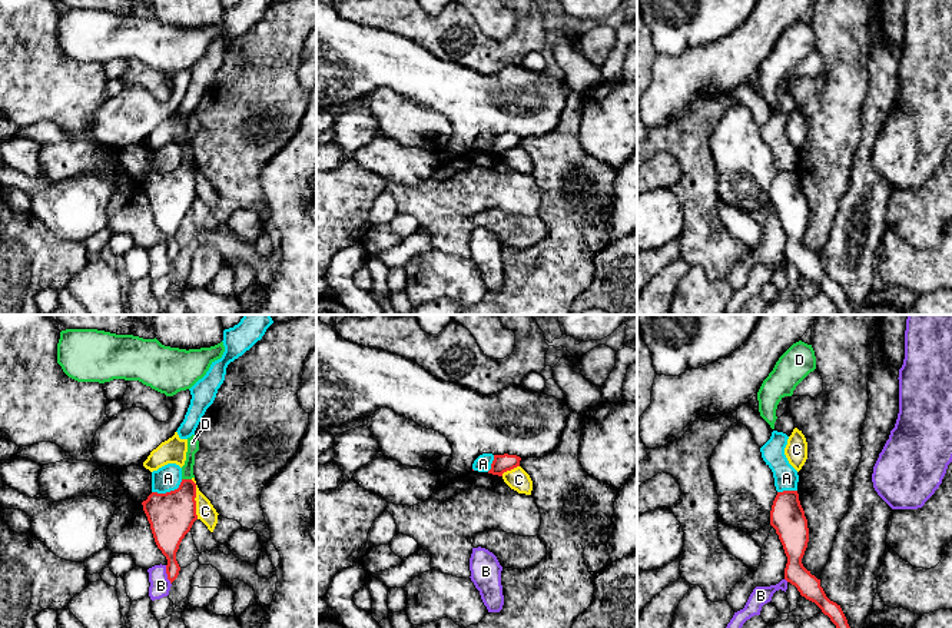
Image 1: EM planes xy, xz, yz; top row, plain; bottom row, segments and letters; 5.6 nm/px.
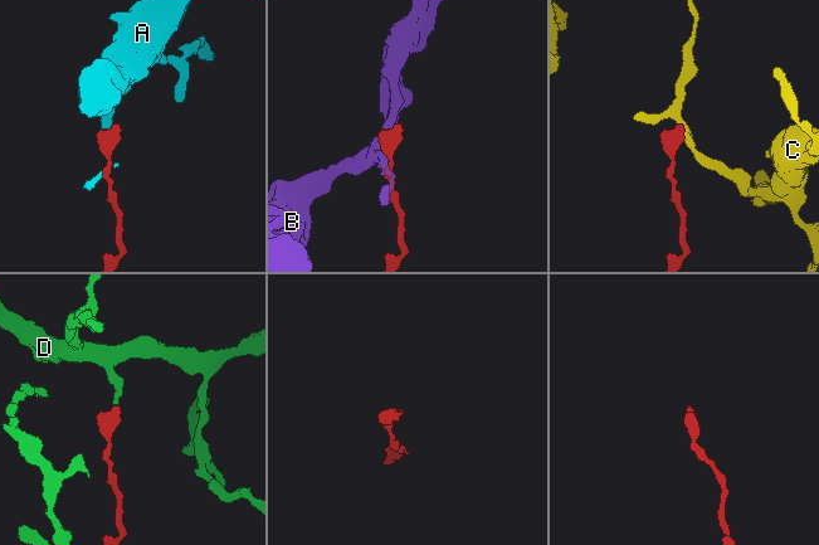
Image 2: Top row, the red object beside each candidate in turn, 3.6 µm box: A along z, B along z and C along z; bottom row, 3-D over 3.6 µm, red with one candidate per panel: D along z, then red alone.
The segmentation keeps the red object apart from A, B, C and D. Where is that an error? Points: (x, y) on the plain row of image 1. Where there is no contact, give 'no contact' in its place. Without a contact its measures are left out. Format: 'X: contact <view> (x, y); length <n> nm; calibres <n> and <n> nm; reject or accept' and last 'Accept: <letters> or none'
A: contact xy (168, 172); length 190 nm; calibres 260 and 150 nm; reject
B: contact xy (168, 255); length 120 nm; calibres 180 and 110 nm; reject
C: contact xy (193, 179); length 220 nm; calibres 260 and 110 nm; reject
D: contact xy (186, 159); length 60 nm; calibres 260 and 60 nm; accept
Accept: D

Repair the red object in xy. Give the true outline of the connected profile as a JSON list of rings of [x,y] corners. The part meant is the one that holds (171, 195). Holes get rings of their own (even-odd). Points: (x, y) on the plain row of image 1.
[[[195,114],[188,117],[186,140],[182,146],[182,162],[178,169],[157,173],[152,172],[142,182],[143,190],[157,227],[167,239],[166,253],[170,263],[178,257],[180,246],[176,232],[185,215],[190,210],[196,195],[196,163],[192,160],[195,133],[199,130],[199,120]]]

